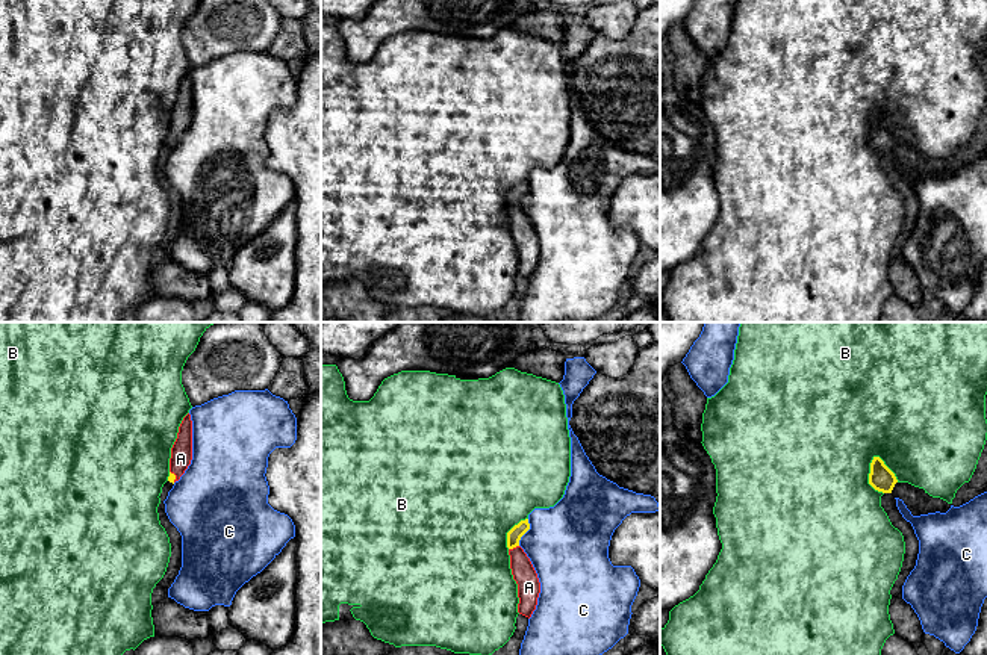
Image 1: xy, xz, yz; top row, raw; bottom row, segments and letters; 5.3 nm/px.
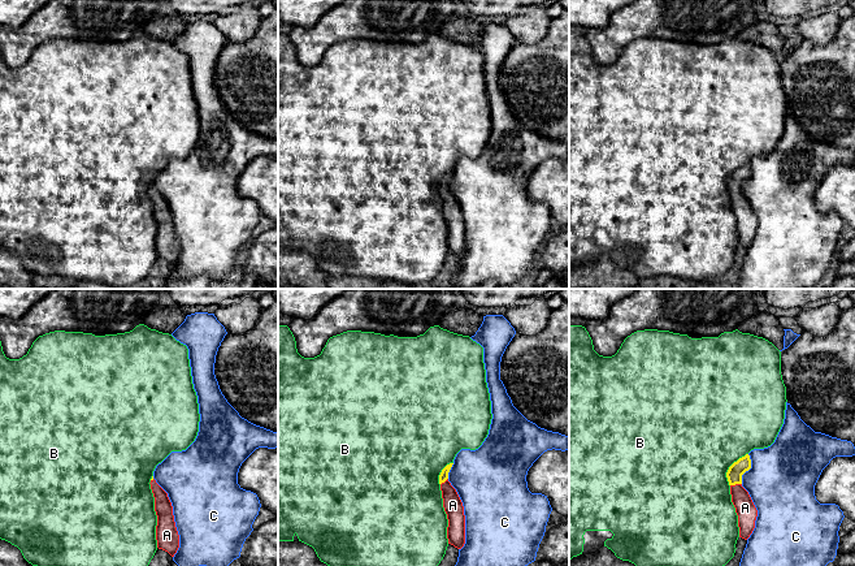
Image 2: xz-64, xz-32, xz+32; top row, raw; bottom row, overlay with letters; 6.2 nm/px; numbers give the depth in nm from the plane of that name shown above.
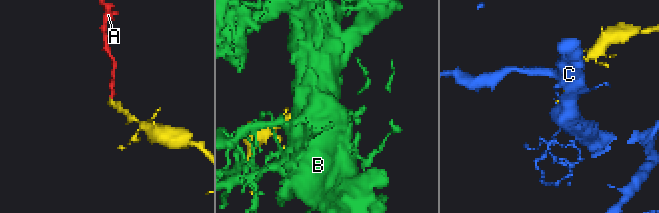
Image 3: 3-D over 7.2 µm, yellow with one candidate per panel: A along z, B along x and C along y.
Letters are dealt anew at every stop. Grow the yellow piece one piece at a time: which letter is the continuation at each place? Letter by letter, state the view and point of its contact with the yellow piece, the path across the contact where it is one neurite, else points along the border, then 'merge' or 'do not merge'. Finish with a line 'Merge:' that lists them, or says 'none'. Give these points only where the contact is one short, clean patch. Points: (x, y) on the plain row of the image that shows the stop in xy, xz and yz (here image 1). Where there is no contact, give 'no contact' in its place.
A: contact xz (513, 207); way xz (513, 197), (513, 207), (529, 248); merge
B: contact yz (887, 129); do not merge
C: contact xz (526, 192); do not merge
Merge: A

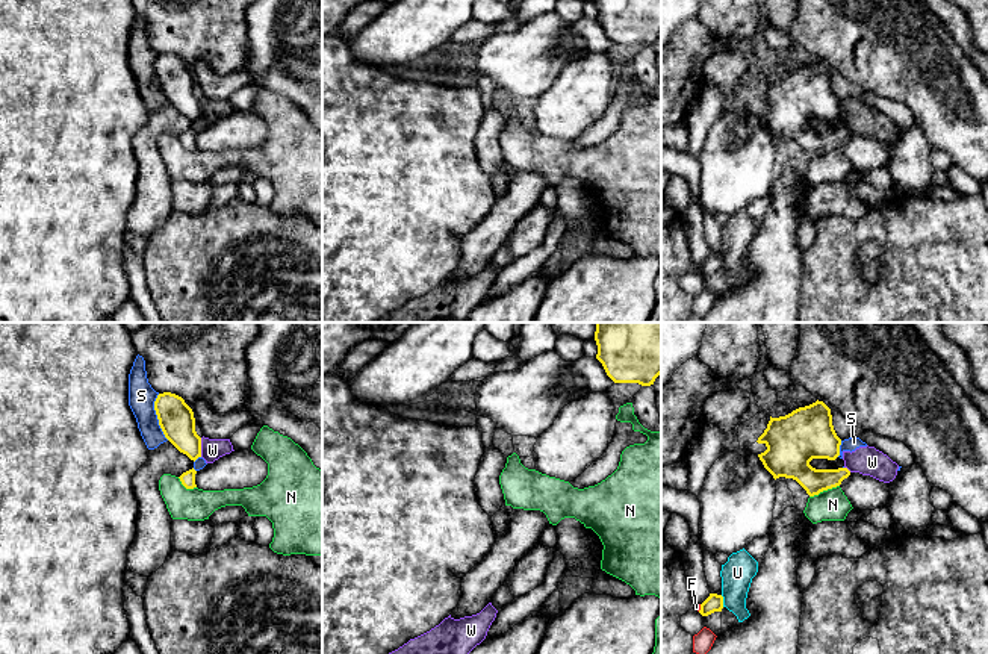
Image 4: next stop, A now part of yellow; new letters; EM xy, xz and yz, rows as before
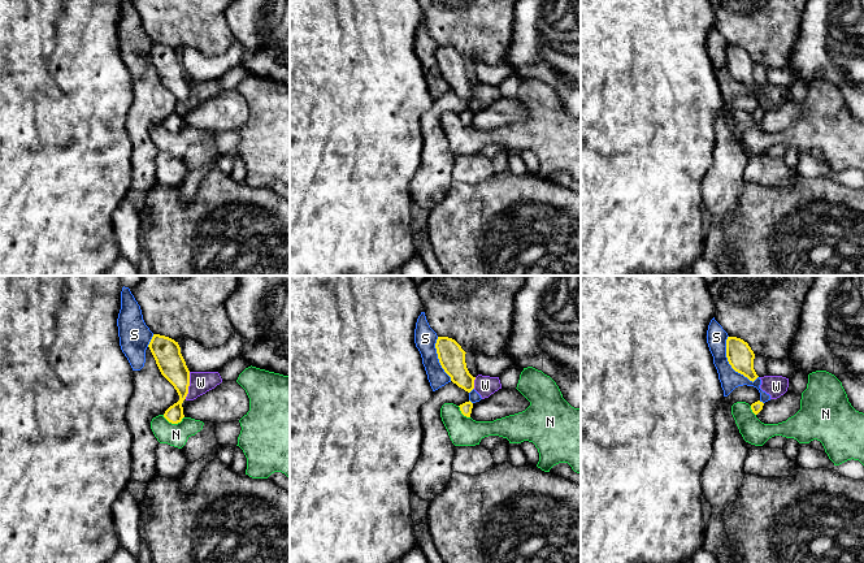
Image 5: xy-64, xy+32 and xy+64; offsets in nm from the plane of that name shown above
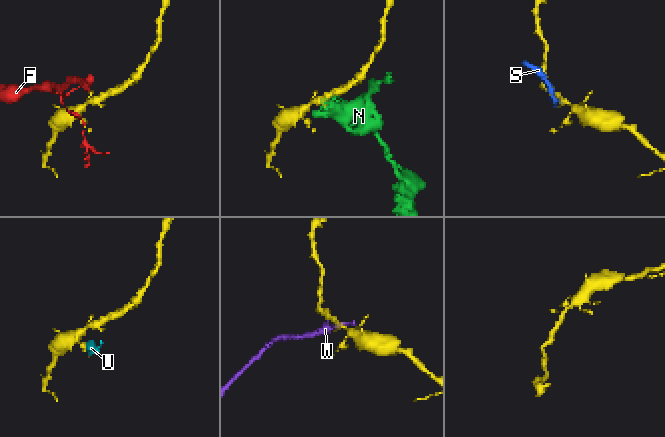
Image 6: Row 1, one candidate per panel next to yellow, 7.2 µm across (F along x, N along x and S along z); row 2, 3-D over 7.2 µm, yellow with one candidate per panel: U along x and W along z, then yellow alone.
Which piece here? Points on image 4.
F: contact yz (701, 268); do not merge
N: contact yz (823, 150); border yz (838, 146), (810, 158); do not merge
S: contact xy (158, 77); do not merge
U: contact yz (722, 262); do not merge
W: contact xy (200, 108); do not merge
Merge: none

